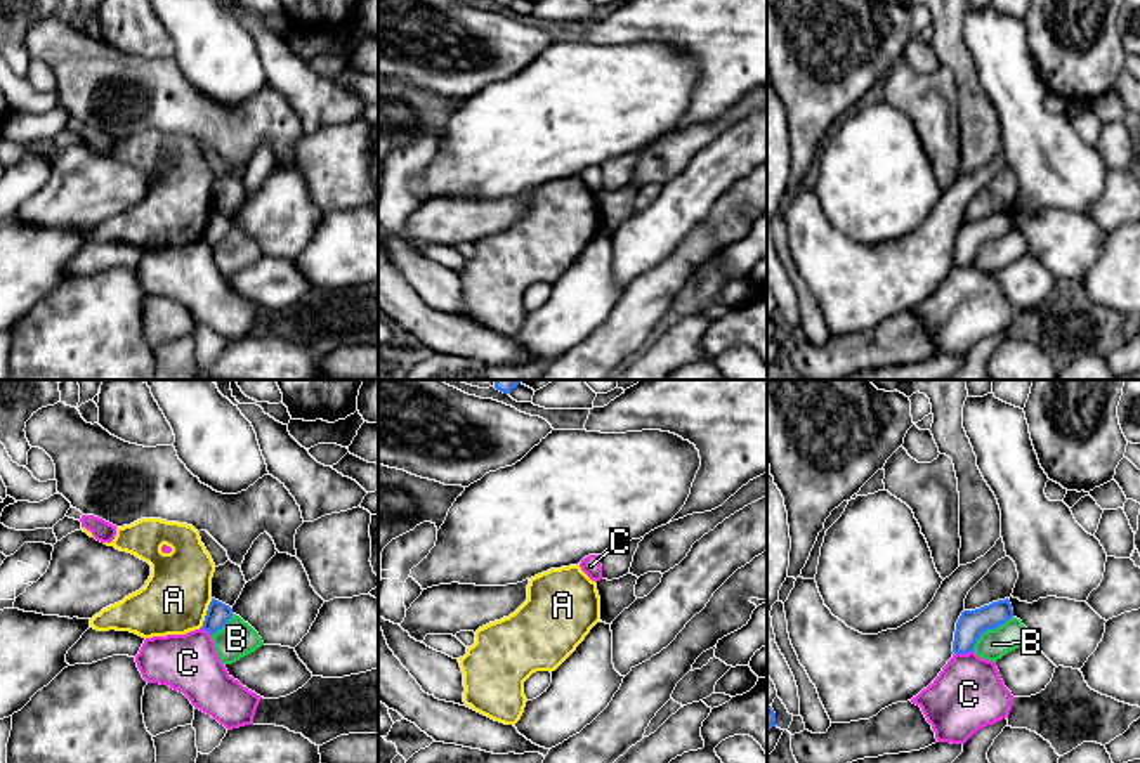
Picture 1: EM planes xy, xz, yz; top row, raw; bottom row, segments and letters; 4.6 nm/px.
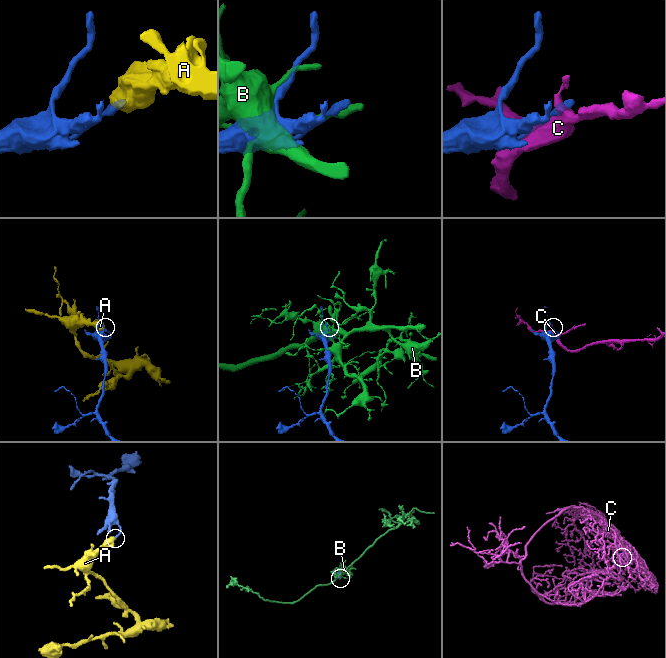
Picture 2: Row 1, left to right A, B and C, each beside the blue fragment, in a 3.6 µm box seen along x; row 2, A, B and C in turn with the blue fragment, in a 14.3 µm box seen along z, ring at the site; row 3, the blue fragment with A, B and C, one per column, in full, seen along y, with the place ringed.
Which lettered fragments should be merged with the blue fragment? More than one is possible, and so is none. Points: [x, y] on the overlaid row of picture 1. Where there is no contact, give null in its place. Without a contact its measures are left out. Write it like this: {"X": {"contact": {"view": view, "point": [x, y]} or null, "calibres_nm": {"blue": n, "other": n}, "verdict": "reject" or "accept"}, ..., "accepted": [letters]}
{"A": {"contact": {"view": "xy", "point": [207, 613]}, "calibres_nm": {"blue": 110, "other": 320}, "verdict": "reject"}, "B": {"contact": {"view": "yz", "point": [988, 628]}, "calibres_nm": {"blue": 130, "other": 140}, "verdict": "reject"}, "C": {"contact": {"view": "yz", "point": [963, 652]}, "calibres_nm": {"blue": 130, "other": 340}, "verdict": "reject"}, "accepted": []}

